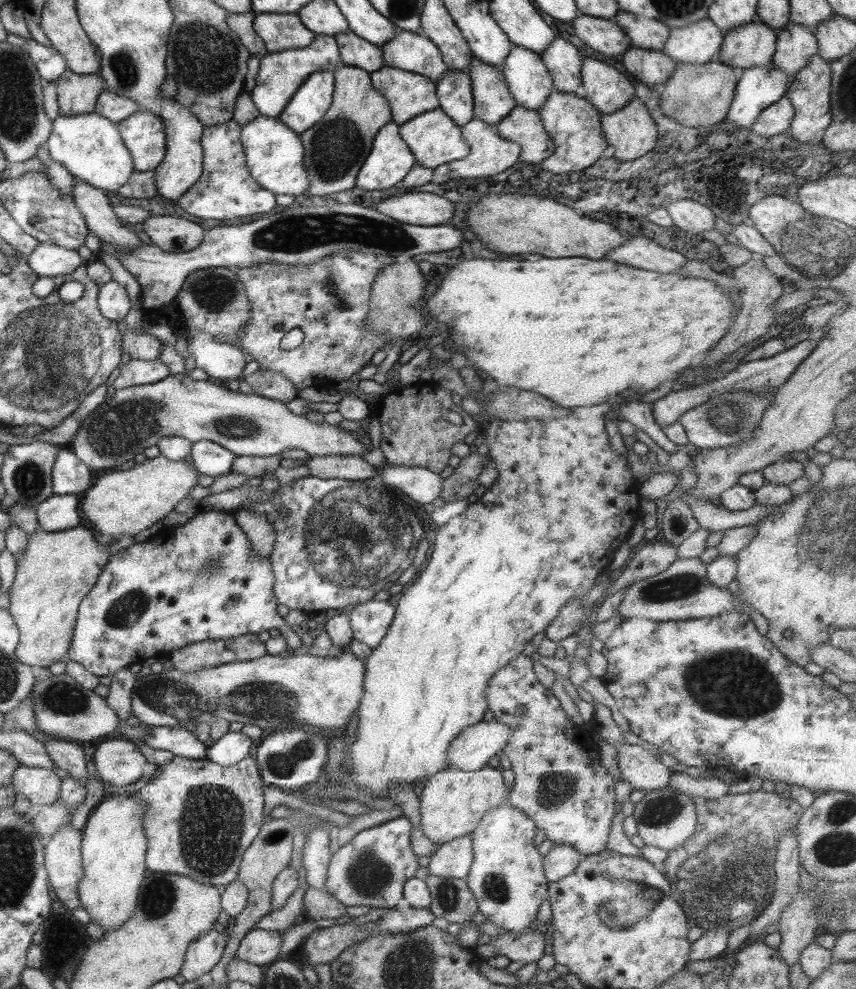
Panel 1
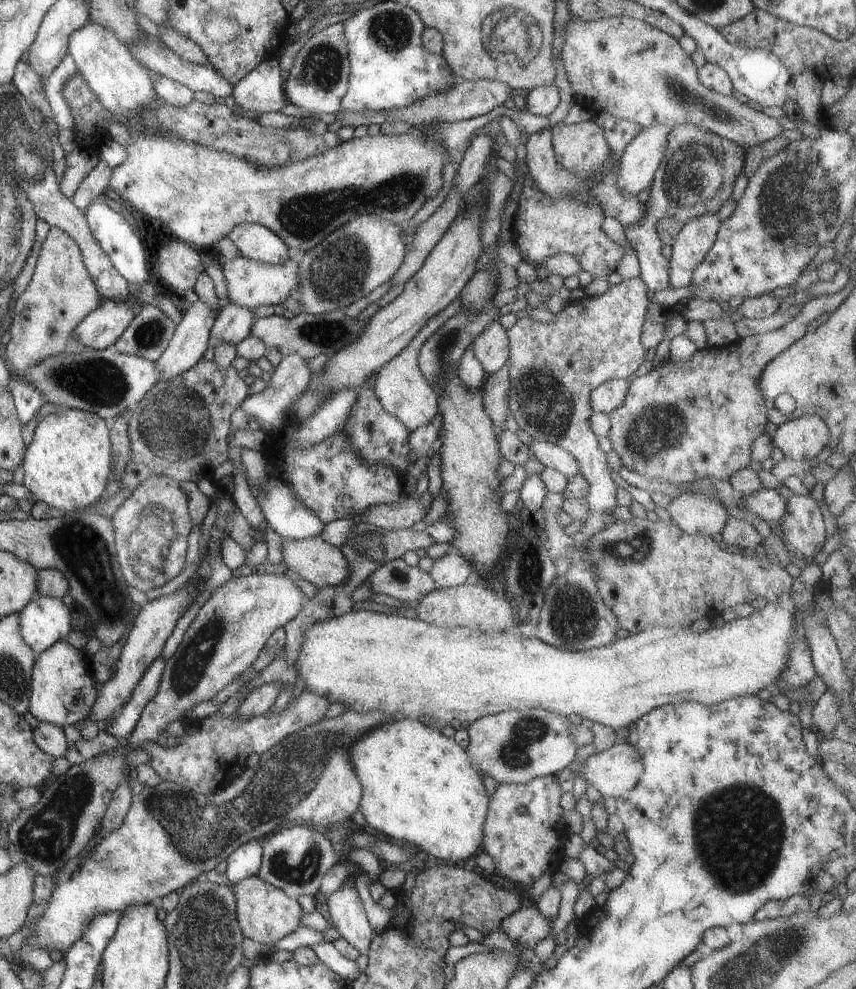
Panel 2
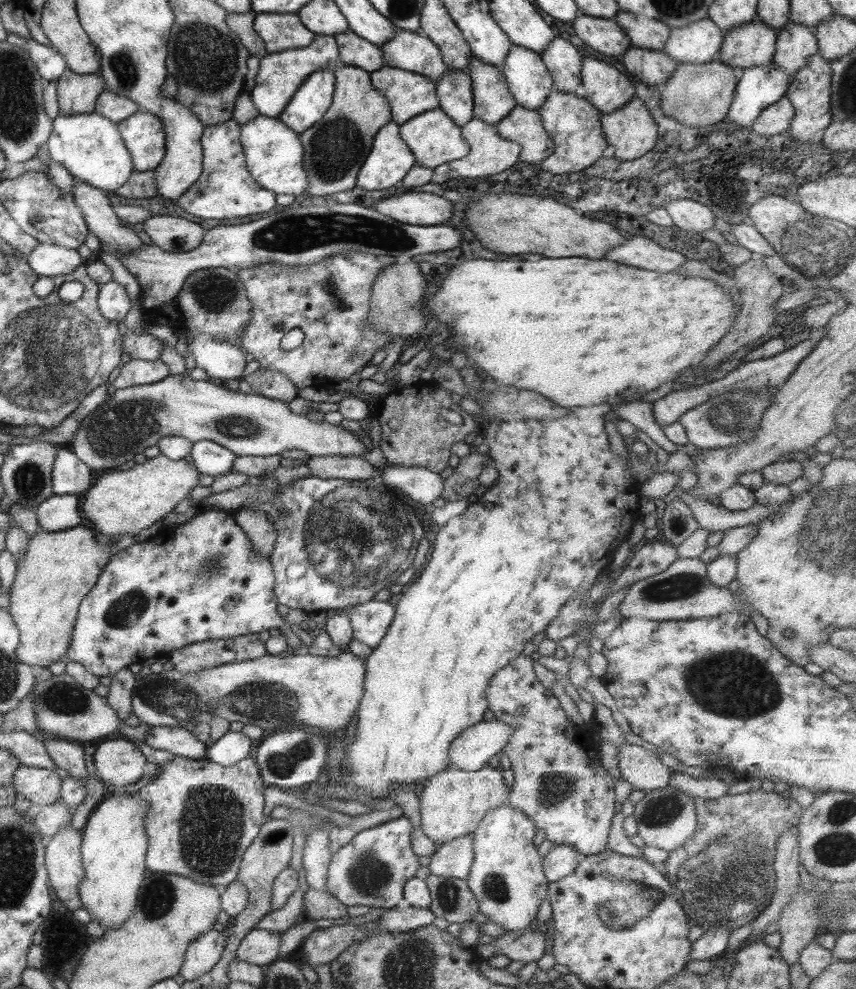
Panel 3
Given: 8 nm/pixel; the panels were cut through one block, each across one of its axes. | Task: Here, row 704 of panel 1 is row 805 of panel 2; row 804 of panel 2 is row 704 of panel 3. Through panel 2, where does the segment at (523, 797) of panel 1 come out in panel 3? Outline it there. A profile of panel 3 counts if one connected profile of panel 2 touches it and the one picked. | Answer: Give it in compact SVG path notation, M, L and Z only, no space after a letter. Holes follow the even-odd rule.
M521 652L515 656L515 658L512 658L507 666L495 671L495 674L488 680L485 694L488 709L493 713L494 720L505 723L512 730L505 746L502 748L502 751L510 762L510 769L514 774L513 783L508 792L508 797L506 798L507 804L511 805L513 808L519 809L525 816L528 816L528 818L532 820L534 827L543 830L545 838L554 845L569 845L573 850L585 856L597 855L598 852L606 850L611 819L615 814L615 801L613 799L613 783L615 779L601 766L601 763L599 764L599 758L597 758L597 752L599 752L599 750L597 750L597 744L593 744L591 738L587 738L587 732L579 730L578 725L567 720L565 712L561 710L559 701L553 697L551 690L545 688L537 680L532 669L532 660L530 657L525 656Z

